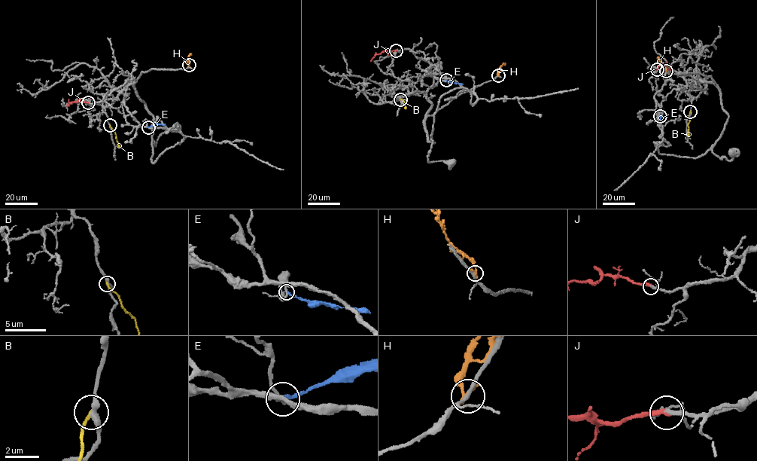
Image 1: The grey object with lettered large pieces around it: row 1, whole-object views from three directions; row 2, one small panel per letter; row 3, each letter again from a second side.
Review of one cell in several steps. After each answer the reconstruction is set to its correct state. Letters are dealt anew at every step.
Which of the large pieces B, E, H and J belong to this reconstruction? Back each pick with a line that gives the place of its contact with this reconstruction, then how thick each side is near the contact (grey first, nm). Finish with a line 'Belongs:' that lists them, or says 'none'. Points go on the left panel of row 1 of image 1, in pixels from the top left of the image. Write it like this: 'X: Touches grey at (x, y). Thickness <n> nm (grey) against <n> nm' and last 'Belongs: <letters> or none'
J: Touches grey at (88, 102). Thickness 170 nm (grey) against 320 nm
Belongs: J

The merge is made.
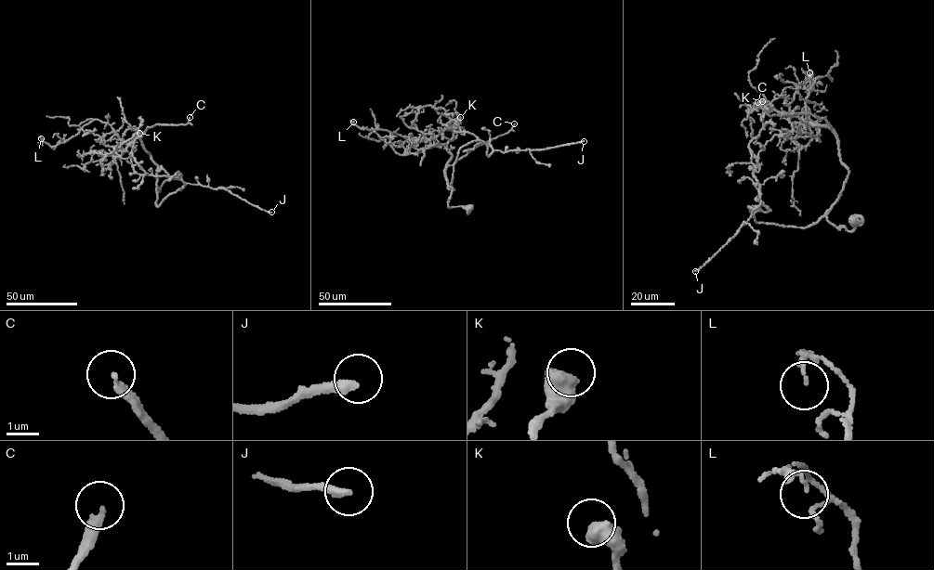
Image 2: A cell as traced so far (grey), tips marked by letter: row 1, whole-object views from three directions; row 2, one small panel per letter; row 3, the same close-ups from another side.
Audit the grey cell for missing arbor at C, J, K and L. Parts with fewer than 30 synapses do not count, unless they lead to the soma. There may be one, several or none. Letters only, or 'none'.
J

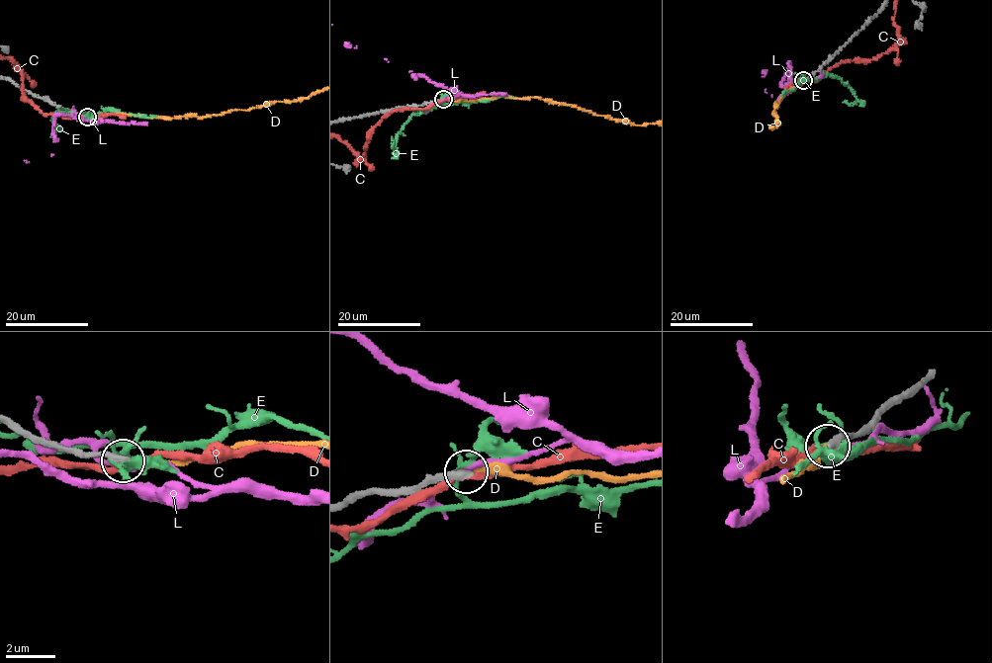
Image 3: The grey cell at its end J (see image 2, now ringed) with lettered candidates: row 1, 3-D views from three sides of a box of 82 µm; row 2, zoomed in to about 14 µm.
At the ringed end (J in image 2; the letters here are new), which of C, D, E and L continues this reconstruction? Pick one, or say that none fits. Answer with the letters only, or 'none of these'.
D

